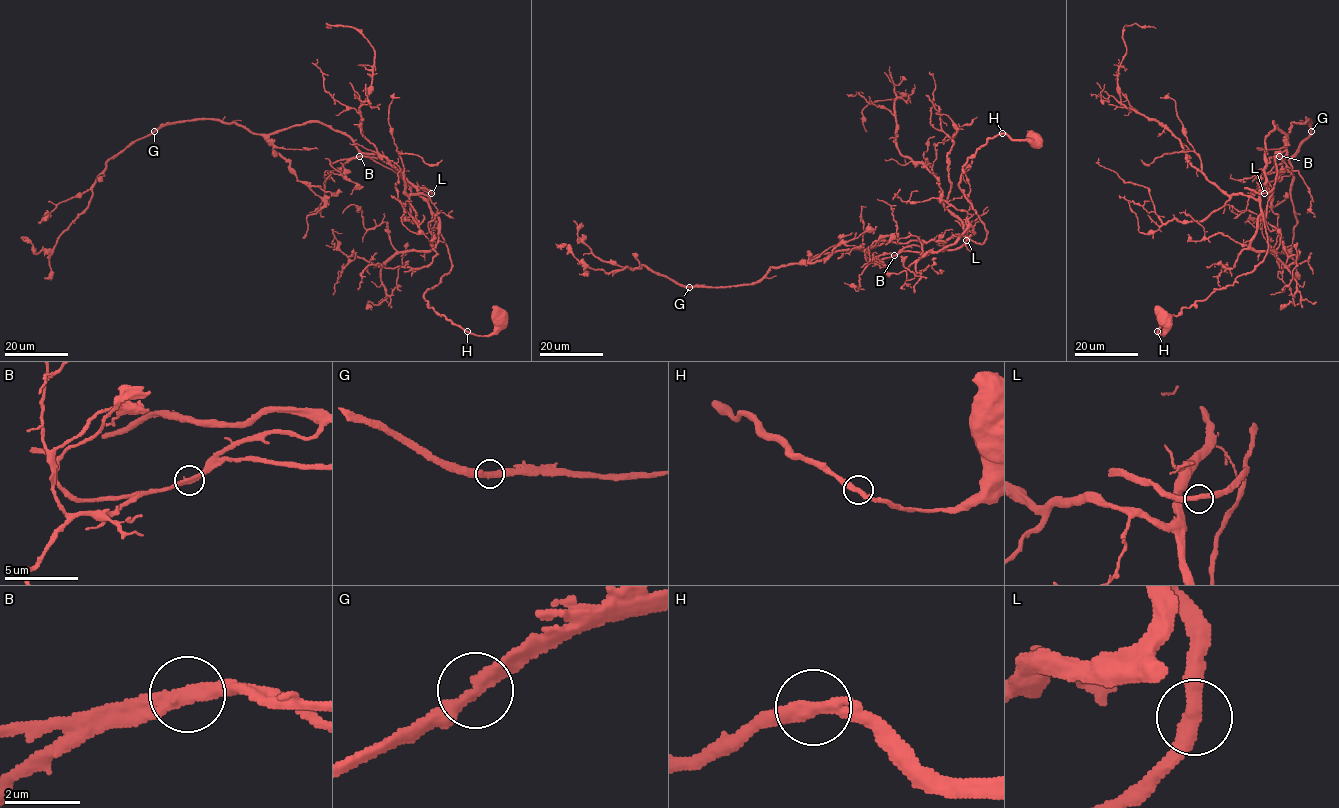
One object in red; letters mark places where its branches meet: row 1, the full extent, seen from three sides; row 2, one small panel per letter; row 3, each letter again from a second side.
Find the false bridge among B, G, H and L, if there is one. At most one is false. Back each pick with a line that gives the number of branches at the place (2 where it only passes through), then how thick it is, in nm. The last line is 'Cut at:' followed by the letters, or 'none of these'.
B: branches 2; calibre 360 nm
Cut at: B

